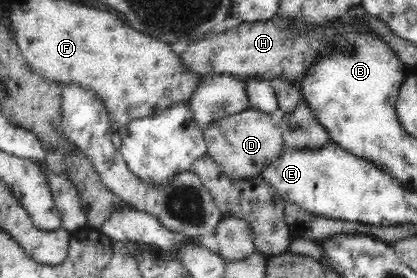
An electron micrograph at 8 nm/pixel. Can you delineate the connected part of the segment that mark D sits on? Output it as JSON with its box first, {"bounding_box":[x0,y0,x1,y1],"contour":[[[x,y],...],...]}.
{"bounding_box":[203,107,285,180],"contour":[[[252,107],[216,120],[203,129],[203,138],[208,155],[220,165],[220,171],[232,180],[249,180],[260,176],[263,169],[285,148],[283,133],[272,122],[271,114]]]}

